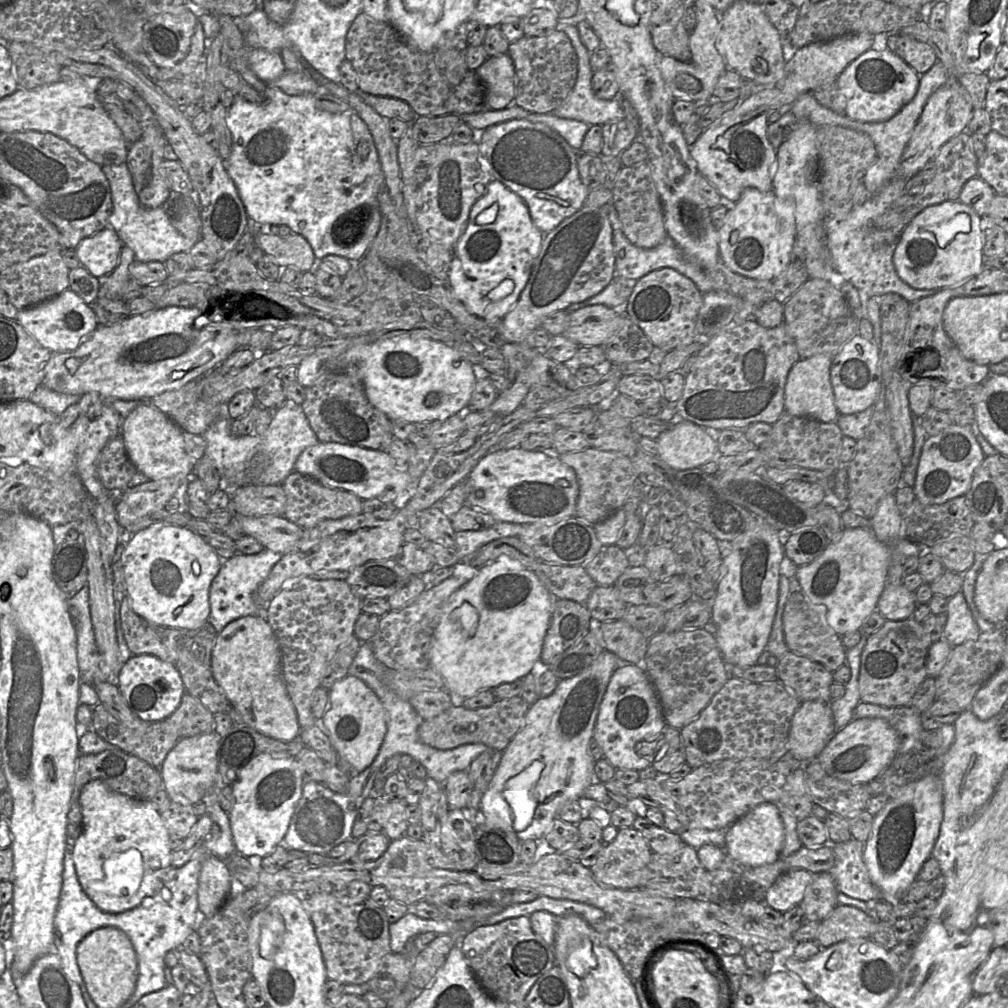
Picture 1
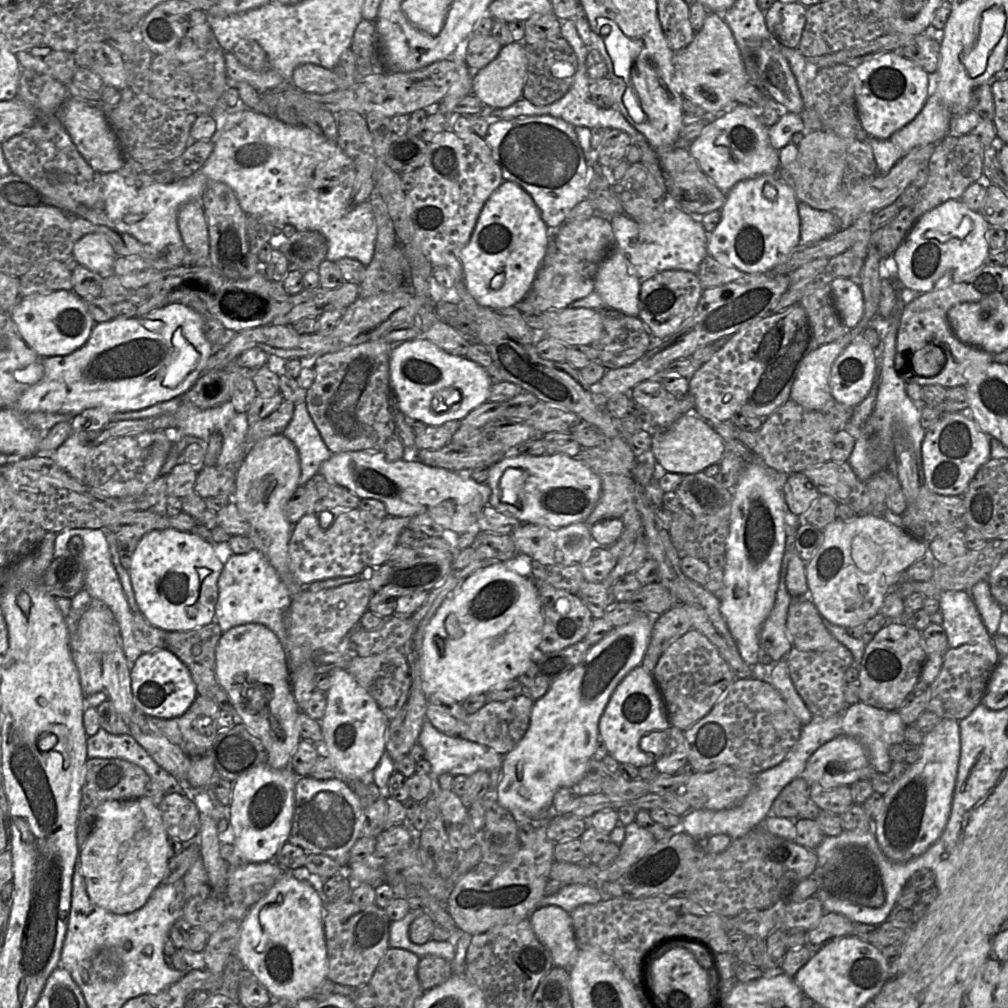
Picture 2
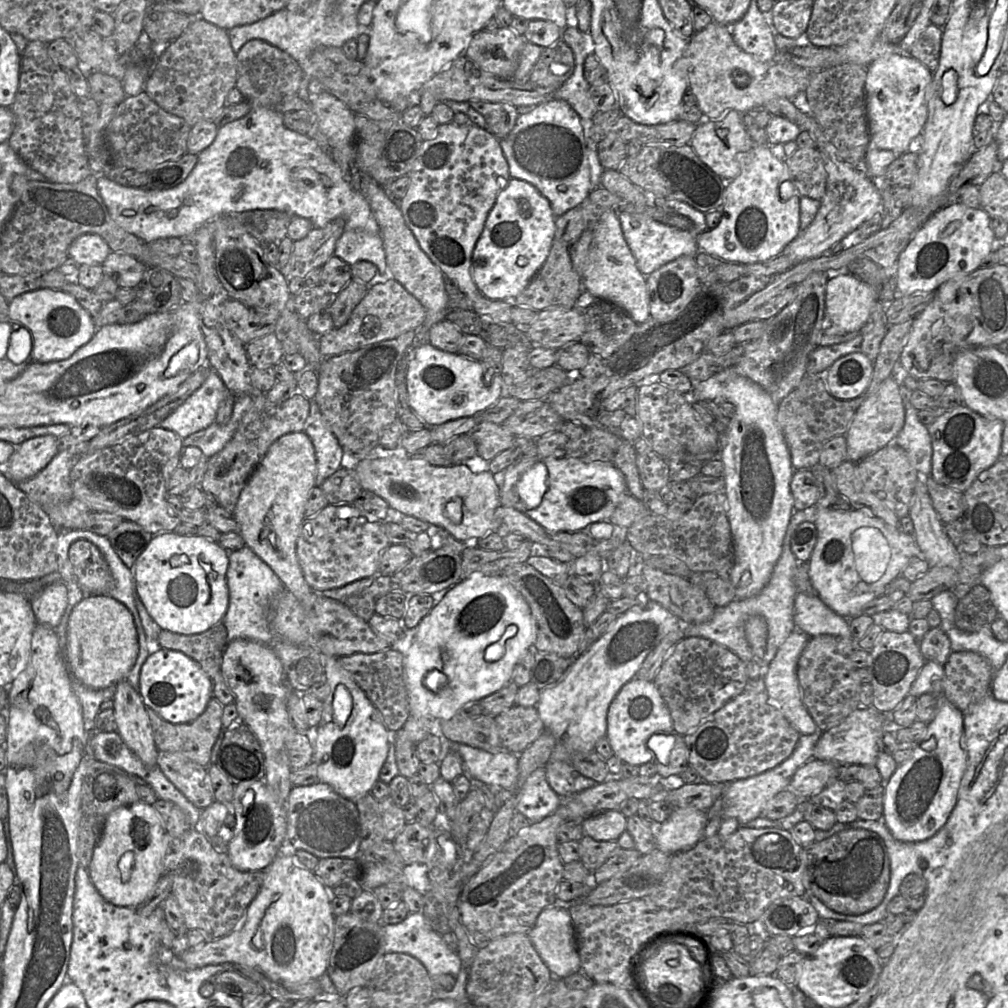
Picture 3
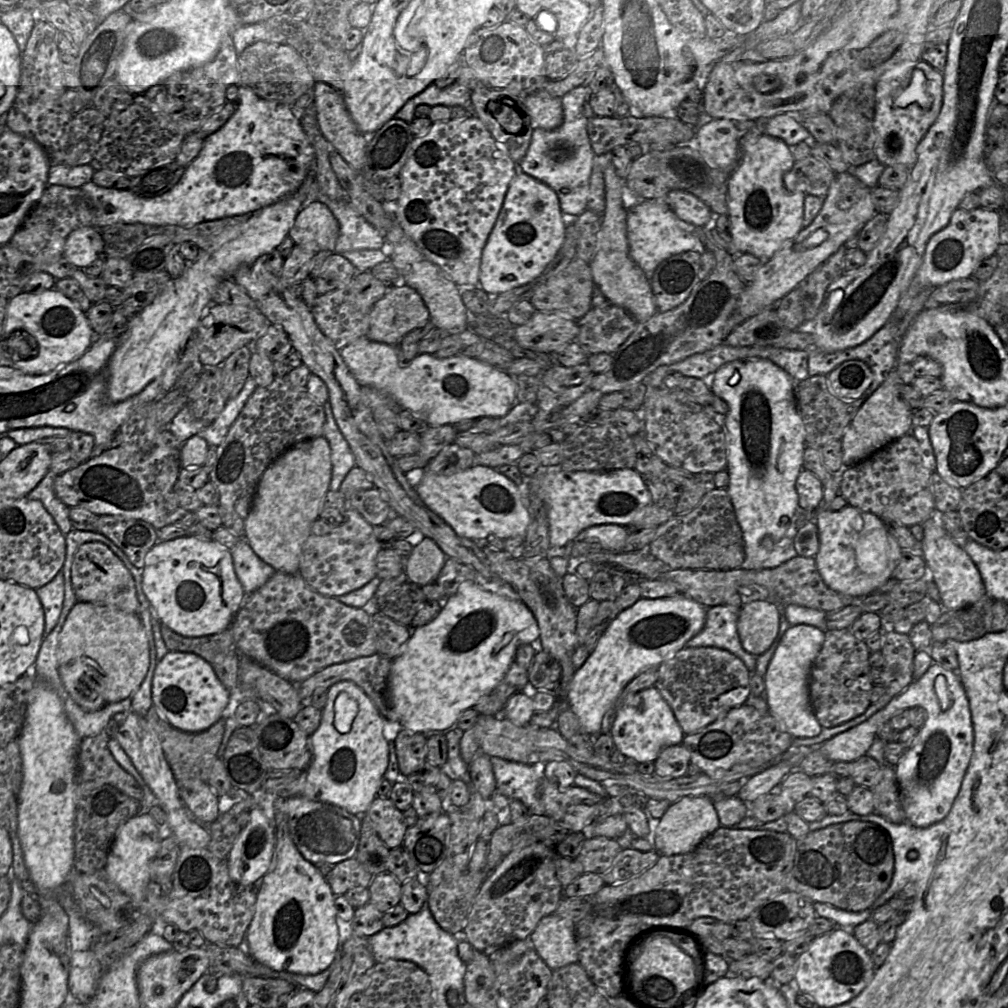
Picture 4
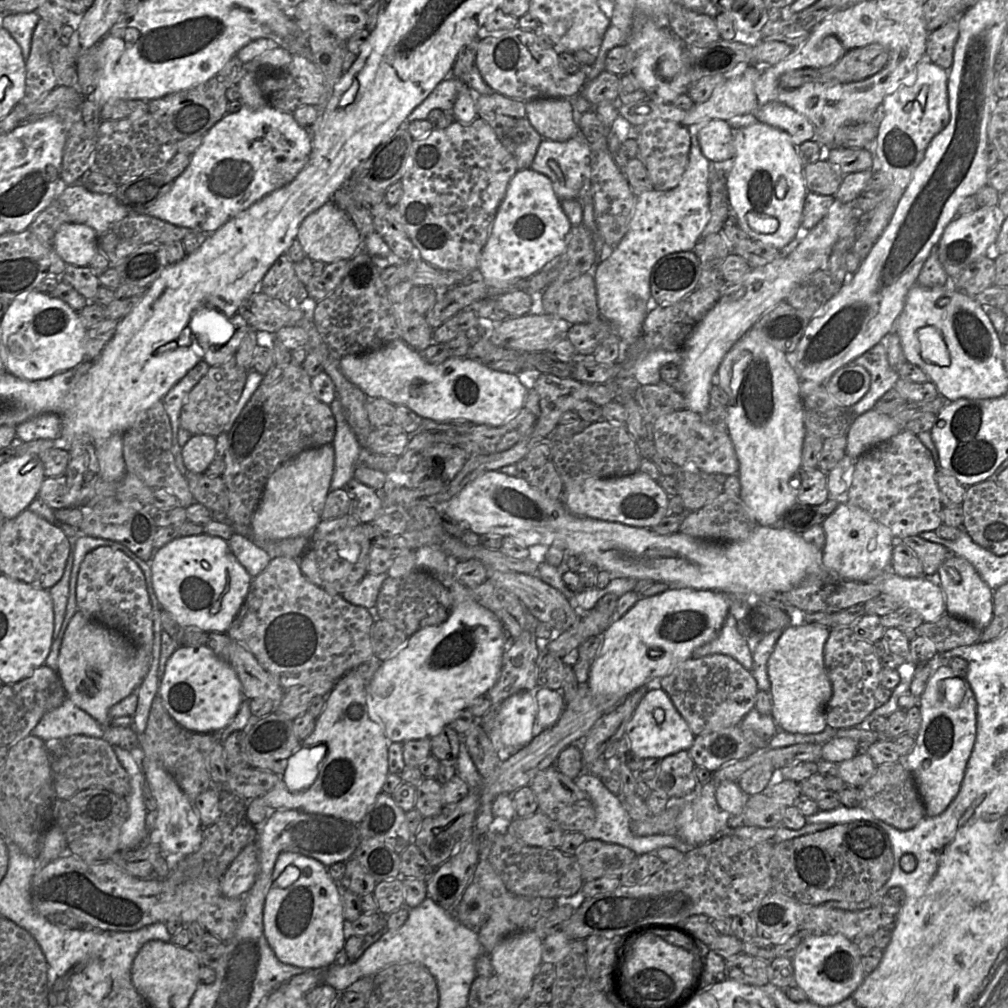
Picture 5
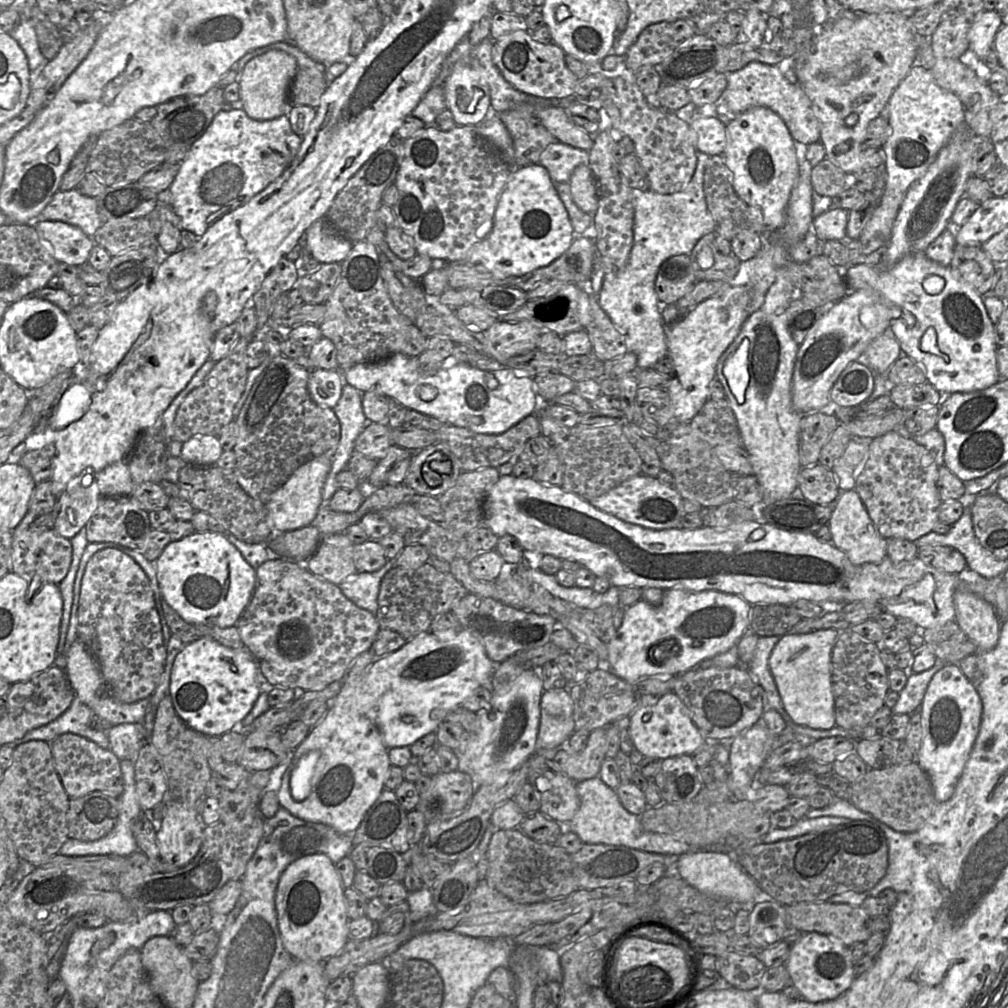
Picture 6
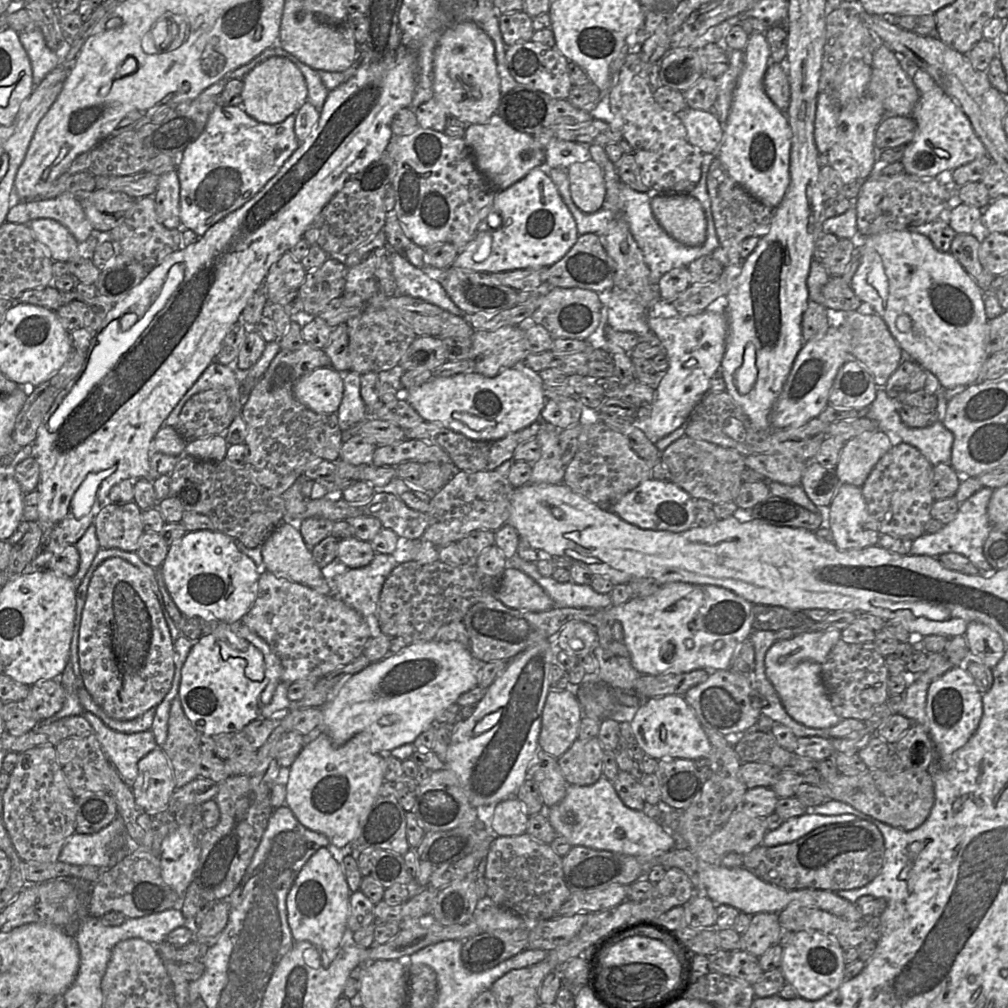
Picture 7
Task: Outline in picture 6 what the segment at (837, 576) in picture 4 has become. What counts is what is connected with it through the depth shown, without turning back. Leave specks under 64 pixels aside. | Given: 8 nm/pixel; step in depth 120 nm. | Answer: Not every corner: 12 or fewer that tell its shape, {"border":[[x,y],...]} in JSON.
{"border":[[855,489],[840,492],[827,525],[853,565],[880,563],[887,539]]}

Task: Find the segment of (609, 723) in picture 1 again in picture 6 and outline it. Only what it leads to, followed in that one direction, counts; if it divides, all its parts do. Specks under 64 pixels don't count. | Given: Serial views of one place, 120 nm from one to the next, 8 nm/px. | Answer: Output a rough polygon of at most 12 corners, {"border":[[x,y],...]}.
{"border":[[673,693],[644,696],[629,716],[634,747],[658,760],[706,742]]}

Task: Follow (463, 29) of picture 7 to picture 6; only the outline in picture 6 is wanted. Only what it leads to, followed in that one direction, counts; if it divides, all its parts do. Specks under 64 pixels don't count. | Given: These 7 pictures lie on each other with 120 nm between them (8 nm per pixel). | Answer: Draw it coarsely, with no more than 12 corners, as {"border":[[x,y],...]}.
{"border":[[458,60],[443,84],[458,126],[491,106],[485,73]]}

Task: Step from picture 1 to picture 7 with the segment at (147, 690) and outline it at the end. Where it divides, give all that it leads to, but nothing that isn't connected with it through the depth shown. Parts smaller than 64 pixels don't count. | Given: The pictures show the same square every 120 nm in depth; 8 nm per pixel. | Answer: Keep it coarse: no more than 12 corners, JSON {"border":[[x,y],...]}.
{"border":[[239,622],[192,646],[177,697],[199,734],[234,734],[281,682]]}

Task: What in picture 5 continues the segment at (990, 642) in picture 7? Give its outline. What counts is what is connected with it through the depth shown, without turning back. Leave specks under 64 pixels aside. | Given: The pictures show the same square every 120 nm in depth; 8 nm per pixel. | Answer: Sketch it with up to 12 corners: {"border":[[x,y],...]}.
{"border":[[950,555],[934,579],[946,613],[980,630],[993,591],[968,560]]}

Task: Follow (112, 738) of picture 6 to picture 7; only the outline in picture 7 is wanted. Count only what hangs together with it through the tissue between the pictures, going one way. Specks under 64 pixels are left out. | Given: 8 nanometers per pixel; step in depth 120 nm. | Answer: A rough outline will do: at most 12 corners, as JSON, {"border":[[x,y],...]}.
{"border":[[91,712],[110,763],[131,787],[139,761],[158,748],[150,730],[117,732]]}

